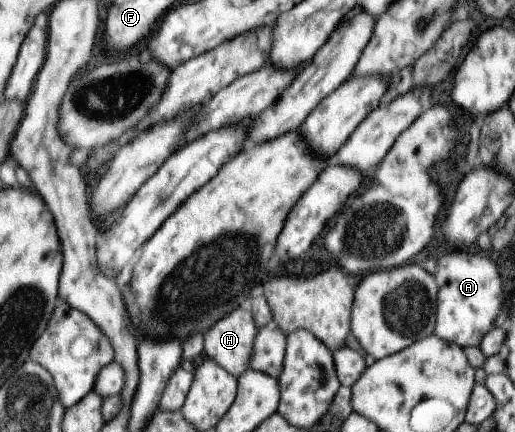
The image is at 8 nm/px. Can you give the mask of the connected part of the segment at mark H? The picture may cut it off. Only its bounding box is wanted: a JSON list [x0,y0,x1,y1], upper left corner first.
[203,308,256,378]

